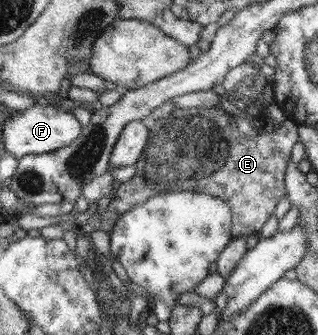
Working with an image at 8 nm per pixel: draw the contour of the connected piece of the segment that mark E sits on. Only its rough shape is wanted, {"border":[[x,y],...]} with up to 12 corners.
{"border":[[222,108],[156,119],[107,209],[66,228],[112,234],[164,192],[210,193],[231,235],[257,234],[287,195],[292,119],[242,136]]}

